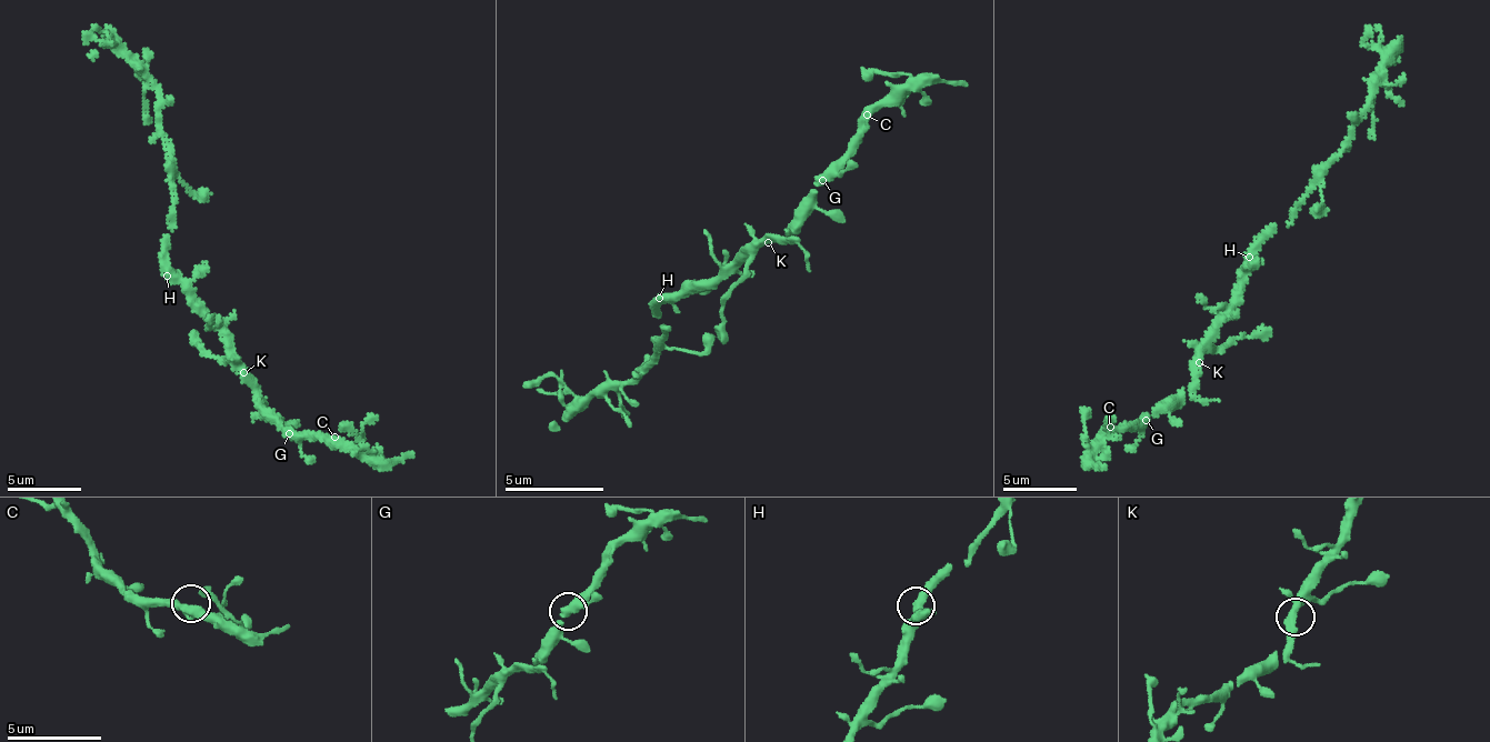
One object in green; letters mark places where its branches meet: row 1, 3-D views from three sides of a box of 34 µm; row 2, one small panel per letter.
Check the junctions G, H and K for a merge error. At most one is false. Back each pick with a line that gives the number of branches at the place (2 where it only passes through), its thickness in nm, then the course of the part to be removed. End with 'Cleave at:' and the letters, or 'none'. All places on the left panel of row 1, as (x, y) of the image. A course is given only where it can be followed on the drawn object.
Cleave at: none

